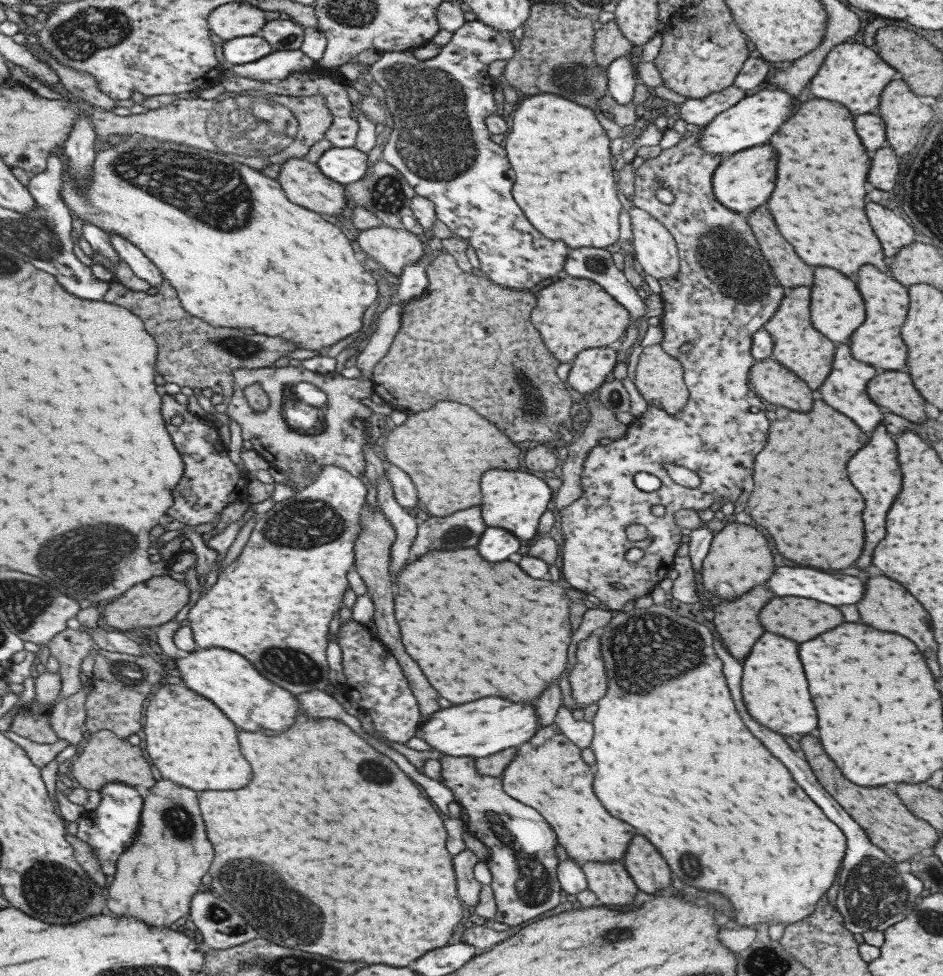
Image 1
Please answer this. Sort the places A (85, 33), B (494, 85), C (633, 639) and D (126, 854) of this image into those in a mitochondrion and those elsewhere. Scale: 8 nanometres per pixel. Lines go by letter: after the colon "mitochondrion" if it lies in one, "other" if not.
A: mitochondrion
B: other
C: mitochondrion
D: other

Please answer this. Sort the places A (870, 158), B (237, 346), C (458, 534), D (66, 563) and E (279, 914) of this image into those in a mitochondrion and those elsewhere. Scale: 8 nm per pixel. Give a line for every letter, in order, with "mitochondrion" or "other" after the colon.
A: other
B: mitochondrion
C: mitochondrion
D: mitochondrion
E: mitochondrion

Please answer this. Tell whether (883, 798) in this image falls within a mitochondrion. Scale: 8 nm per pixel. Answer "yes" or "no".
no

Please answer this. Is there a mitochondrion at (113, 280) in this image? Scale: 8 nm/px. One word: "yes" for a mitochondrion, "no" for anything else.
no

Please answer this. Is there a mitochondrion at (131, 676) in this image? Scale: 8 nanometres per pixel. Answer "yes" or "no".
yes

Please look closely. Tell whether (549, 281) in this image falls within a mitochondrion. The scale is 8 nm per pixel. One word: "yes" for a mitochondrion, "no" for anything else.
no

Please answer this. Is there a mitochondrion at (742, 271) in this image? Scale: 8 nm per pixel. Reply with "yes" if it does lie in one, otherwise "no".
yes

